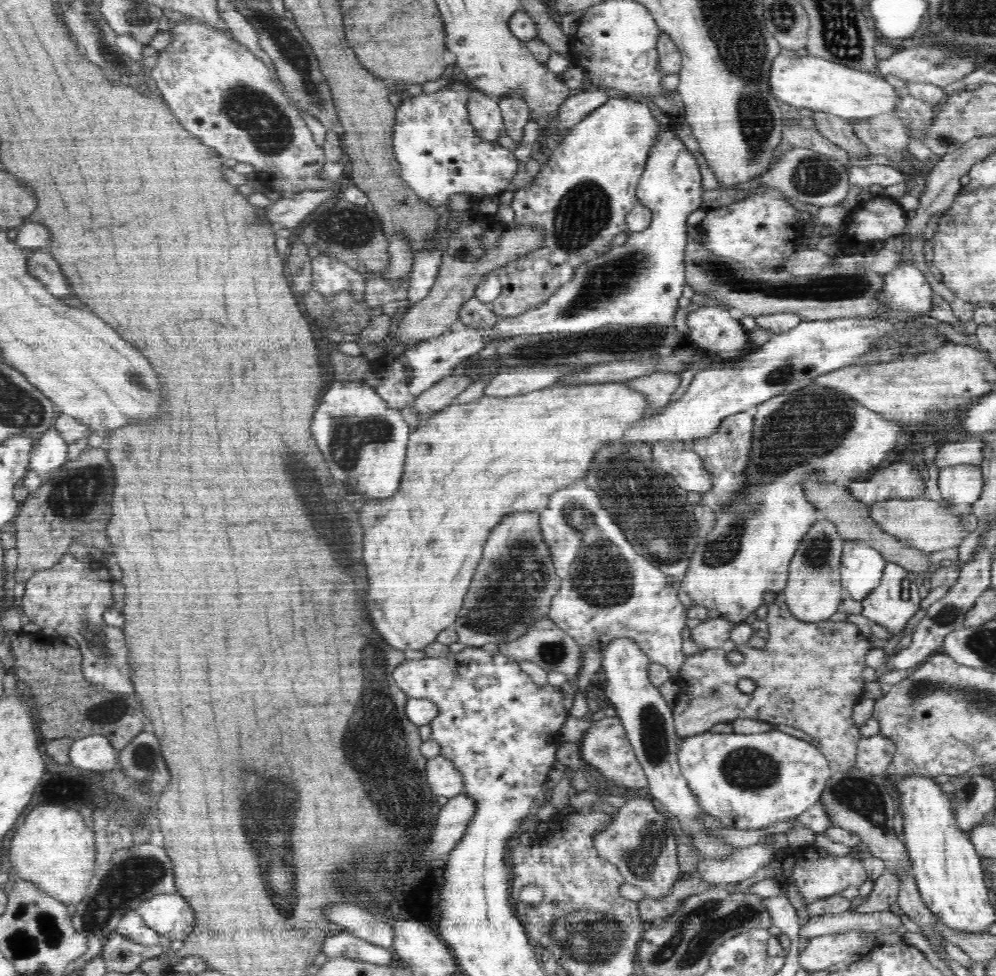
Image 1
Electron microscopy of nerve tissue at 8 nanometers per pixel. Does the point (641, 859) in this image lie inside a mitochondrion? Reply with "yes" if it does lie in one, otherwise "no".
yes

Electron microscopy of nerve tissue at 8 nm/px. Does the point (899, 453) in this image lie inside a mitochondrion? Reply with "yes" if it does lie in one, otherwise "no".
no

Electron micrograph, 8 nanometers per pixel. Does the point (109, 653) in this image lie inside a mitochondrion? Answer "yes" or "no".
yes

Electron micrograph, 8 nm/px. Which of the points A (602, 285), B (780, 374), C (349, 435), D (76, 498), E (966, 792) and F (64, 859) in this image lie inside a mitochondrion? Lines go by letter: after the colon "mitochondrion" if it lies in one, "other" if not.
A: mitochondrion
B: mitochondrion
C: mitochondrion
D: mitochondrion
E: mitochondrion
F: other

